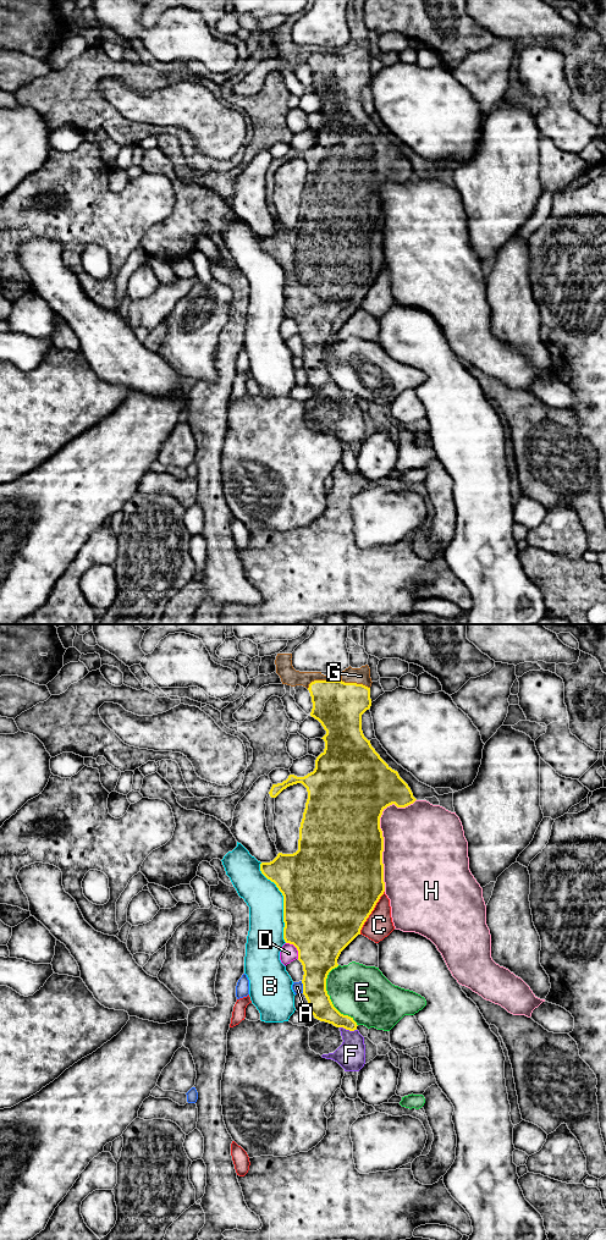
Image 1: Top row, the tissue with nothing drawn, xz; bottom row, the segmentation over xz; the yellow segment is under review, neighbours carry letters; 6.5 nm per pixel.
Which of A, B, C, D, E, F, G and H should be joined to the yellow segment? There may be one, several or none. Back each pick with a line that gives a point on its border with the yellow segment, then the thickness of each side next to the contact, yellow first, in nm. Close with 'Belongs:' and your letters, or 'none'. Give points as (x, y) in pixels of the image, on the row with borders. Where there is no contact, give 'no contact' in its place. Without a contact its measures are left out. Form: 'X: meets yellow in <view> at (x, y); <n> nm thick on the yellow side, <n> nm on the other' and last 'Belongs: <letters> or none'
F: meets yellow in xz at (348, 1029); 160 nm thick on the yellow side, 190 nm on the other
G: meets yellow in xz at (356, 683); 320 nm thick on the yellow side, 110 nm on the other
Belongs: F, G

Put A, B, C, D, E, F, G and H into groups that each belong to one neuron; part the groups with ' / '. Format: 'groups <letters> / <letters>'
groups A E / B / C / D / F G / H

